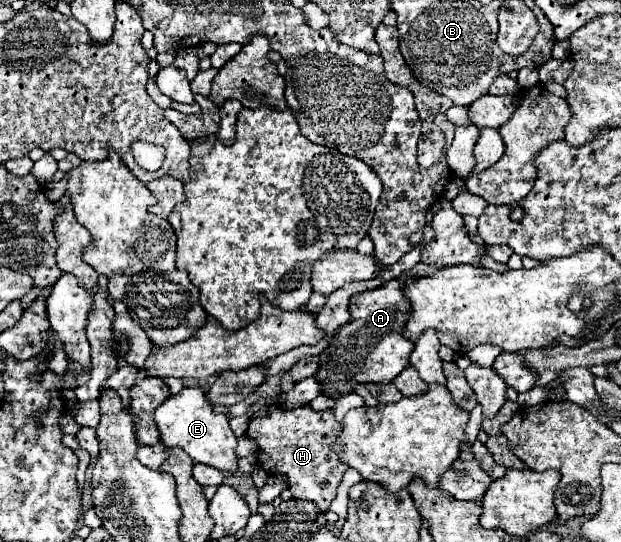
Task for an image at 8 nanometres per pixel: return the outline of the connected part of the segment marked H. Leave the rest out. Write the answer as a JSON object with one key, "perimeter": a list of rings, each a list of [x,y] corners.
{"perimeter":[[[300,406],[296,410],[274,408],[270,416],[252,418],[248,424],[248,436],[260,446],[258,460],[262,468],[276,468],[276,472],[268,474],[284,474],[288,478],[288,488],[292,496],[316,502],[320,512],[328,512],[332,500],[336,498],[336,490],[342,482],[342,476],[348,470],[330,448],[330,444],[336,442],[338,432],[340,422],[336,422],[332,410],[314,412],[308,406]]]}

